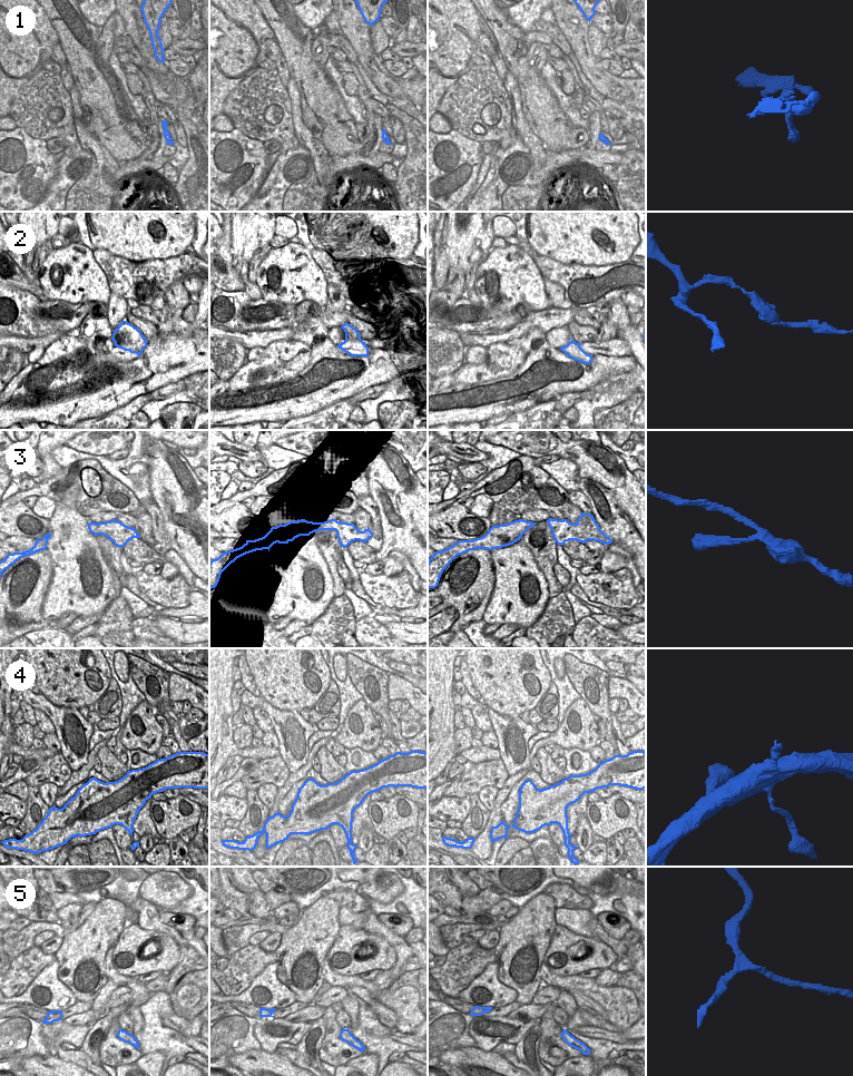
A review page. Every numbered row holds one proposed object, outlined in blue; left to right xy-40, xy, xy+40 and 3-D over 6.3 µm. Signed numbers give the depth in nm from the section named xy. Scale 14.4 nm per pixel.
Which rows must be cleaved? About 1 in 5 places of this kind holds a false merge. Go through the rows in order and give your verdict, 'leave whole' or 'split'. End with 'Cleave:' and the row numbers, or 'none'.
1: leave whole
2: split
3: leave whole
4: leave whole
5: leave whole
Cleave: 2

